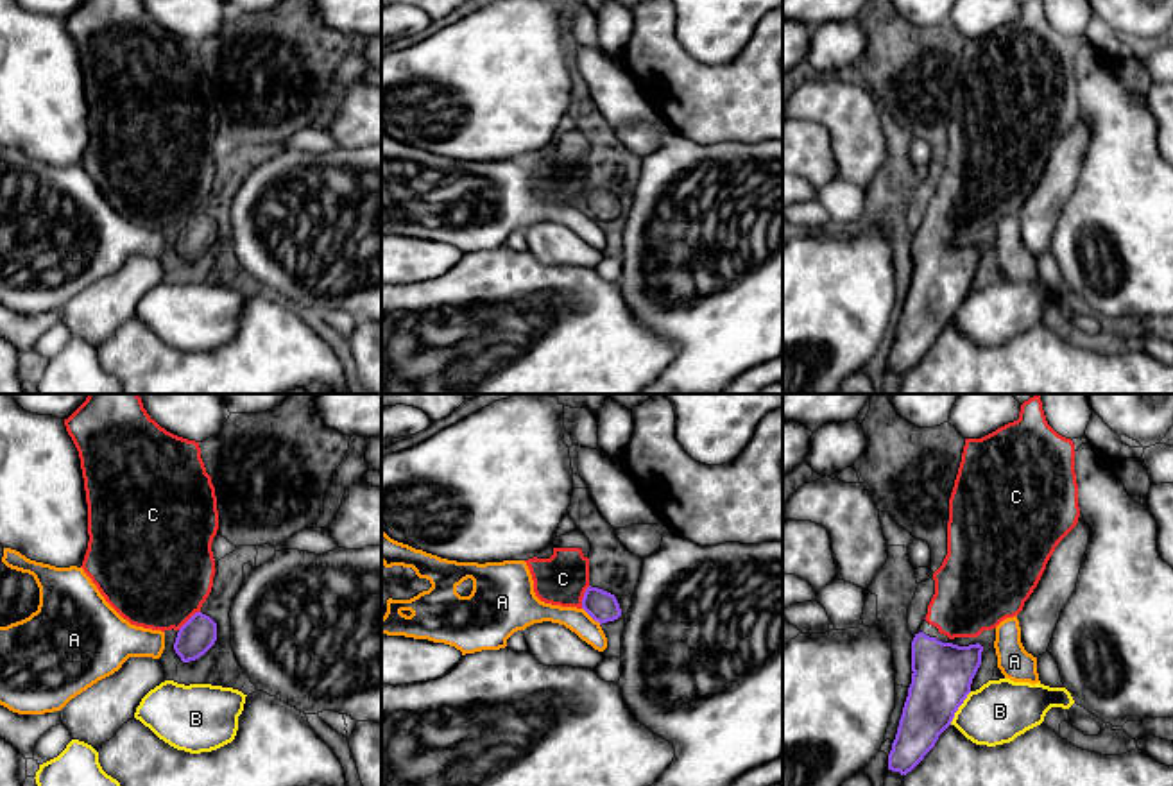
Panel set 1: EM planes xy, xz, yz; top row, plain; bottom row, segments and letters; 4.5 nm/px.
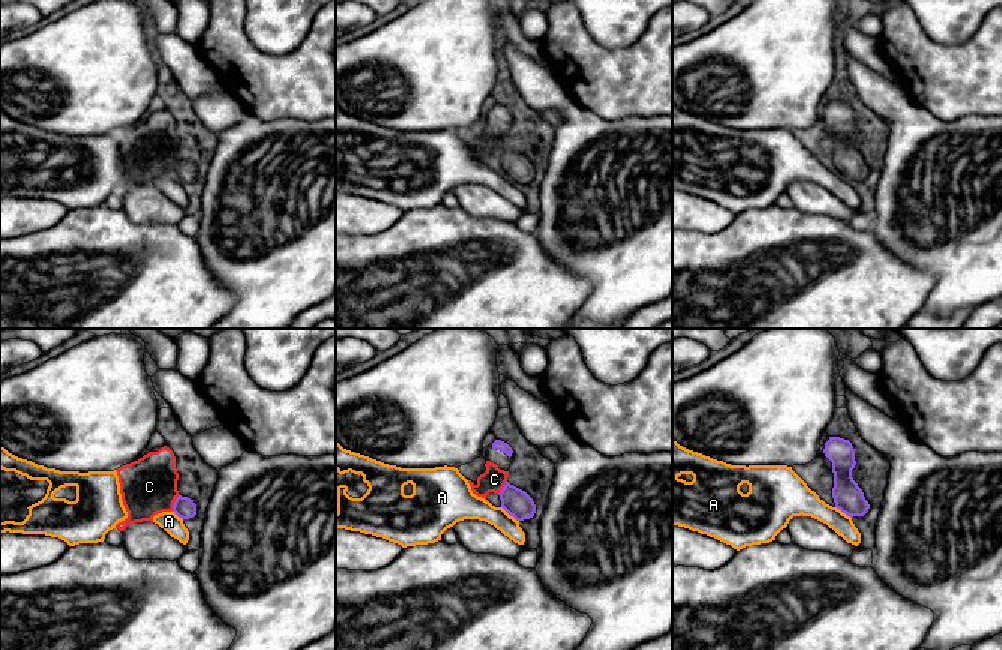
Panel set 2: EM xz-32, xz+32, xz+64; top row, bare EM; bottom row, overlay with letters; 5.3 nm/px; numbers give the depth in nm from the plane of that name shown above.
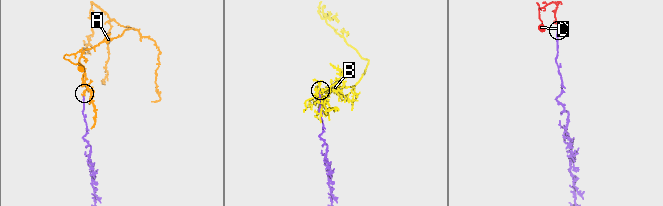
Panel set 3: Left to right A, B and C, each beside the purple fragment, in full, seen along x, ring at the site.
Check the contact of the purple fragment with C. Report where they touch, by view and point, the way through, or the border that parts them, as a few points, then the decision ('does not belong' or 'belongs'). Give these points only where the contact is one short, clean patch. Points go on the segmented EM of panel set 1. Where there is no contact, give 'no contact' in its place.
contact xz (584, 597); way xz (602, 606), (584, 597), (563, 579); belongs

